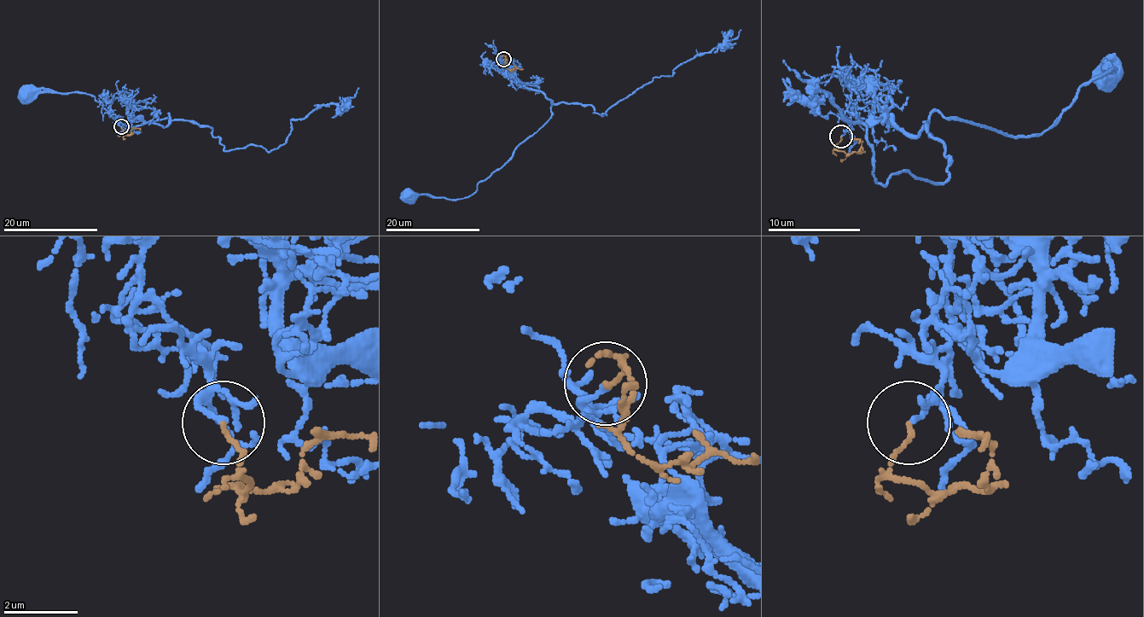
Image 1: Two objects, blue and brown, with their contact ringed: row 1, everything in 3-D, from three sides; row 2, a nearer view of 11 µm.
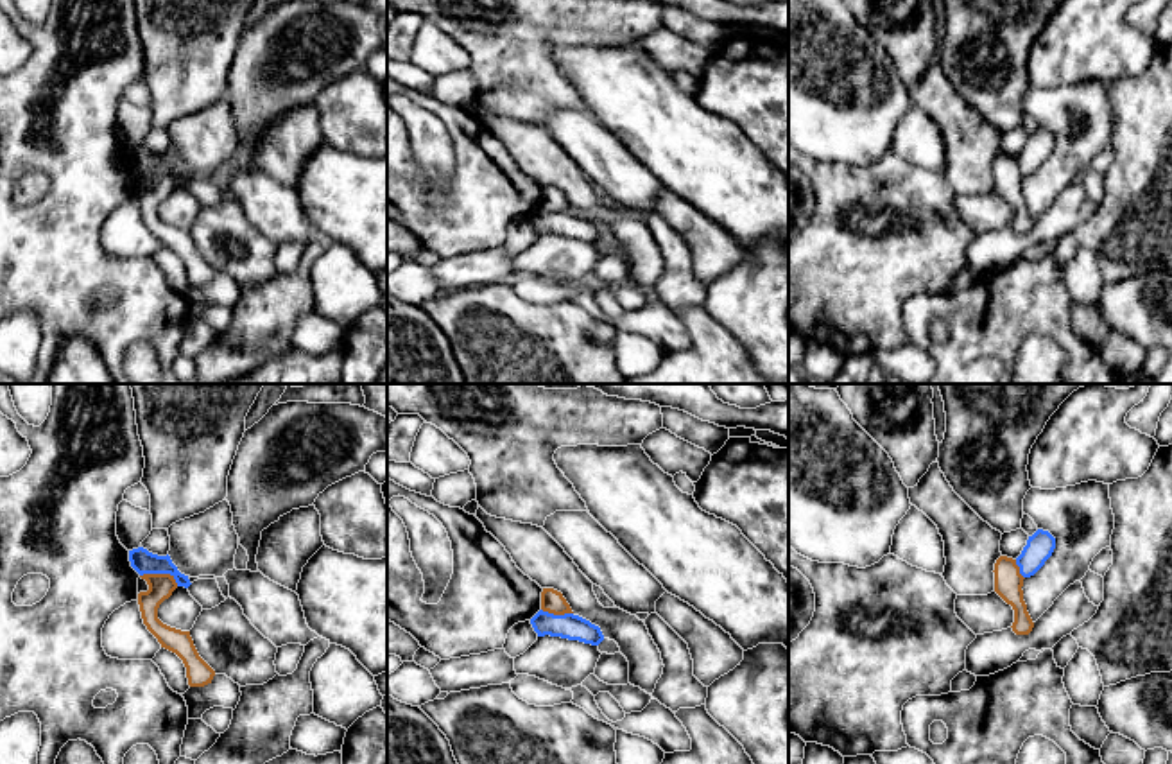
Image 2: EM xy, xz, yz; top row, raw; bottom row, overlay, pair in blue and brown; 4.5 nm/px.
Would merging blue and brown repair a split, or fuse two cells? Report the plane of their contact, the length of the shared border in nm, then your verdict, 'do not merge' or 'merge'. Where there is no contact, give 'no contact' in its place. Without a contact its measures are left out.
contact in xy; length 180 nm; do not merge

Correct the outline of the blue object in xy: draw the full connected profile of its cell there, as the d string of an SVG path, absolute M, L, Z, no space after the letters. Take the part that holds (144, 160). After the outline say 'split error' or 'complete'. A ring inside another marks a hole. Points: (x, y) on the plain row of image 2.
M143 145L129 149L131 165L140 172L170 172L177 185L188 187L192 181L188 174L181 172L172 161L170 154L158 154Z | complete

